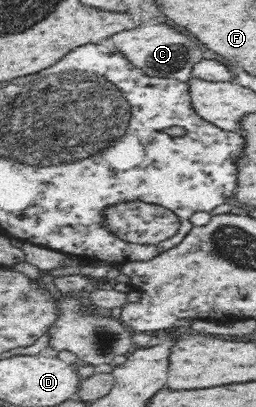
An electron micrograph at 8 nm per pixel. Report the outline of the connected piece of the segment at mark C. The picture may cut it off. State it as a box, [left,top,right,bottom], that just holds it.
[107,22,203,83]

